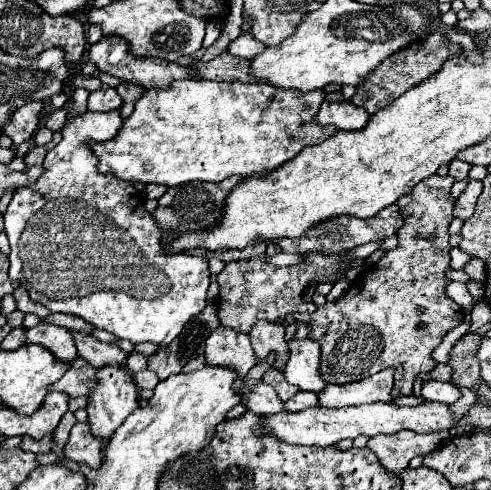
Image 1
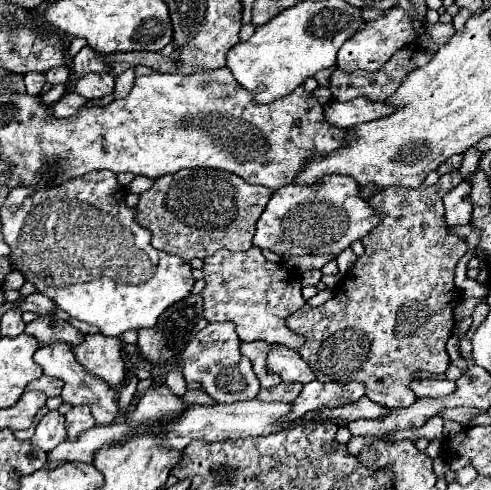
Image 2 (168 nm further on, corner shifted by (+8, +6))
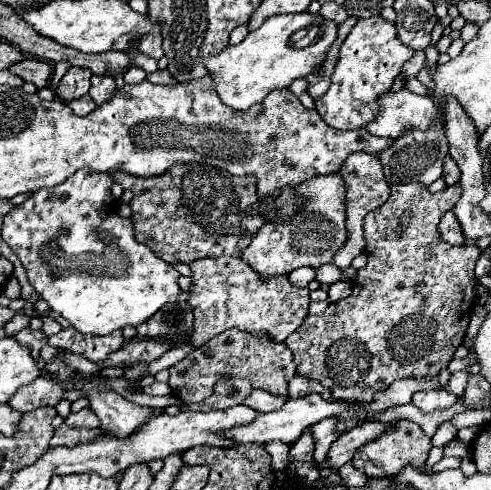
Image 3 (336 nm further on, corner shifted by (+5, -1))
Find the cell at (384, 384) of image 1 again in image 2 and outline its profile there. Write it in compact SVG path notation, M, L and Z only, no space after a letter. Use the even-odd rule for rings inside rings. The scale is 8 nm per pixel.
M312 380L312 382L304 384L300 396L296 398L296 402L292 402L292 410L284 418L284 422L296 420L296 418L300 418L306 412L312 412L316 408L348 404L352 400L360 400L362 396L364 396L364 384L362 382L350 382L350 384L328 382L328 384L322 384L318 380Z

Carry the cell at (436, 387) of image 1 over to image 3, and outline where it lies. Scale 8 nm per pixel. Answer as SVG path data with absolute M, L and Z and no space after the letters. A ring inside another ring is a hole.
M441 389L441 391L419 391L413 395L411 403L421 411L435 411L435 409L447 409L455 405L455 401L457 401L455 395Z

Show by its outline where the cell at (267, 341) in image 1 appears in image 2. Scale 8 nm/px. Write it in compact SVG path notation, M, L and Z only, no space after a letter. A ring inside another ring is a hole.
M272 344L272 350L266 354L268 370L276 372L284 382L312 382L314 374L308 364L300 358L298 352L284 348L282 344Z

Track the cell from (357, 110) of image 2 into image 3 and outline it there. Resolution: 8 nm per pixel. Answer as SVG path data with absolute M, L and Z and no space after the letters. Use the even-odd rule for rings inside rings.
M403 87L397 93L387 93L379 99L379 115L365 129L377 137L401 137L409 129L427 131L439 111L431 95L415 95Z

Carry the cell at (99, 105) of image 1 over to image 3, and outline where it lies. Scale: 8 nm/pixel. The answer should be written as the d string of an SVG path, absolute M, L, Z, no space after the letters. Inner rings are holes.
M93 75L91 77L91 89L89 95L97 105L109 101L115 95L115 79L111 75Z

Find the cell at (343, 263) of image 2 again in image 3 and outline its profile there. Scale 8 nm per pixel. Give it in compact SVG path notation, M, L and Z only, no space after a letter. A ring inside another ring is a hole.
M361 151L359 153L351 153L343 161L343 165L337 171L337 175L343 177L345 193L347 193L347 197L345 197L345 227L347 227L348 239L343 247L335 253L333 263L339 269L347 269L351 265L351 261L365 251L364 217L369 211L381 207L389 199L389 185L387 185L385 177L383 177L383 167L379 163L379 157L377 155L369 155L369 153L361 153Z

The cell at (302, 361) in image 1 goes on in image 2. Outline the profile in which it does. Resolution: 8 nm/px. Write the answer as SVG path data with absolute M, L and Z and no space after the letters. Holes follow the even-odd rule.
M258 248L246 252L216 252L204 260L204 280L206 288L202 290L202 298L208 322L234 322L242 342L278 342L290 350L300 350L304 346L304 336L286 326L286 318L306 304L302 284L297 279L291 280L282 264L268 262Z

